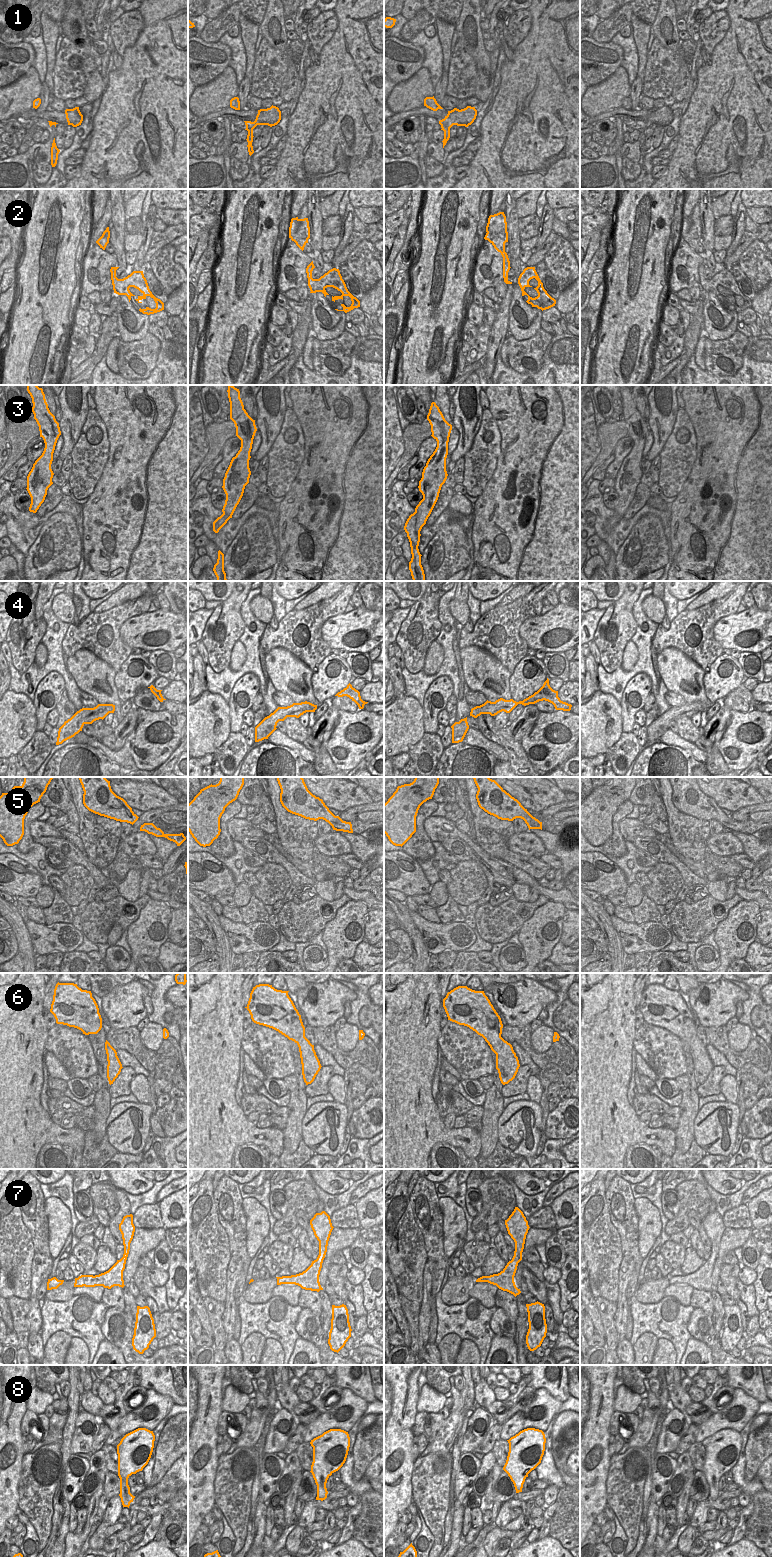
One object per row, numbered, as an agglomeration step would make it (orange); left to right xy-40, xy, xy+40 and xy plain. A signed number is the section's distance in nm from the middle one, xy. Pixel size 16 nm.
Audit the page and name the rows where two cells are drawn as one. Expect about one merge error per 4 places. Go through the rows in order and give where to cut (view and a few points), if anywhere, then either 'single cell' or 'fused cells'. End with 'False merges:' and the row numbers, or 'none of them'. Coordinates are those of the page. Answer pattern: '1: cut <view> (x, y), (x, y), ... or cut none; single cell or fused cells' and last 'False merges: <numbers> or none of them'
1: cut none; single cell
2: cut none; single cell
3: cut none; single cell
4: cut xy+40 (463, 736), (456, 737), (452, 742); fused cells
5: cut none; single cell
6: cut none; single cell
7: cut none; single cell
8: cut none; single cell
False merges: 4

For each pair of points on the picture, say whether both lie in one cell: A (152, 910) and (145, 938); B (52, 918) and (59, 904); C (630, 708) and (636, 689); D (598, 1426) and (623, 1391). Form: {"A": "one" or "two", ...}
{"A": "one", "B": "one", "C": "one", "D": "two"}

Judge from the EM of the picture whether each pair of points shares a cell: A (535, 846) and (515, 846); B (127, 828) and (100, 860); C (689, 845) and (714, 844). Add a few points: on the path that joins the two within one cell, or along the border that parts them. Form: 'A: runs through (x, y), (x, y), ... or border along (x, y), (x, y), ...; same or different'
A: runs through (530, 846), (520, 846); same
B: border along (120, 822), (121, 839); different
C: border along (710, 836), (706, 842), (706, 849); different

